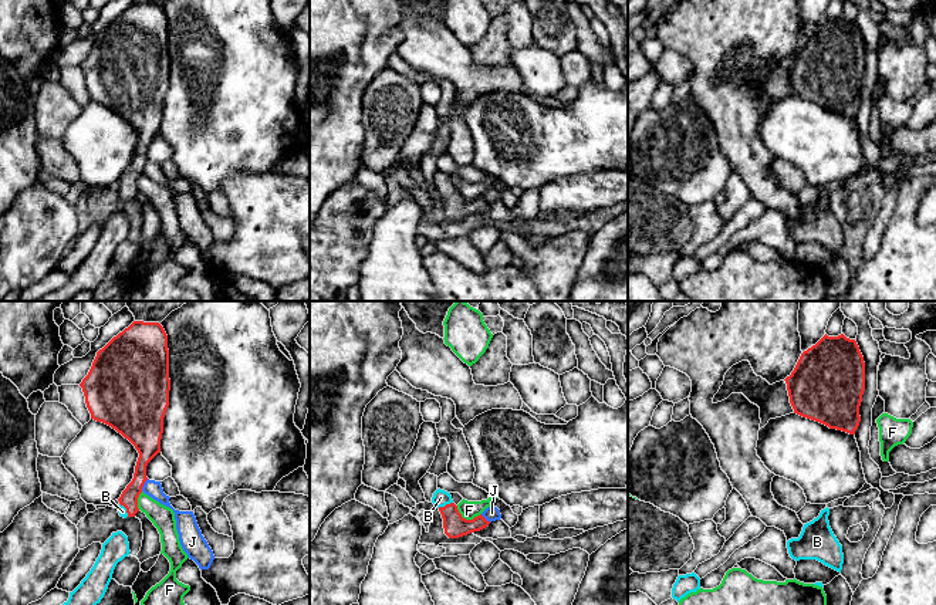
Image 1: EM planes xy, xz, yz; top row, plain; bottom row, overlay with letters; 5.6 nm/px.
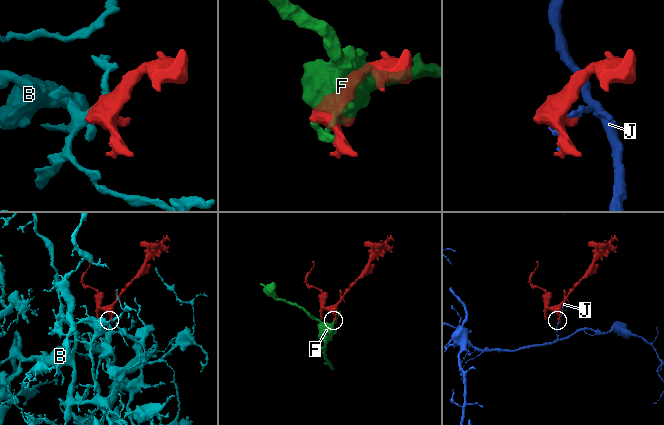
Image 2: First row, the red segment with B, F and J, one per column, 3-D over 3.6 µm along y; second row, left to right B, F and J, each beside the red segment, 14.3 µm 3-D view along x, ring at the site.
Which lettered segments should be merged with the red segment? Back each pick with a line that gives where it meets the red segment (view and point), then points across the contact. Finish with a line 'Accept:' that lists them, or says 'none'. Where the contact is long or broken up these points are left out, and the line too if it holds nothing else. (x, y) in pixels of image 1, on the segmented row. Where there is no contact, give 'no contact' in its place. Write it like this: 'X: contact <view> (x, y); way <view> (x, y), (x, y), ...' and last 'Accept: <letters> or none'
B: contact xz (446, 504); way xz (455, 526), (446, 504), (441, 497)
Accept: B

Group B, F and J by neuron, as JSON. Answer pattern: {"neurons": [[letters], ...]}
{"neurons": [["B"], ["F"], ["J"]]}

